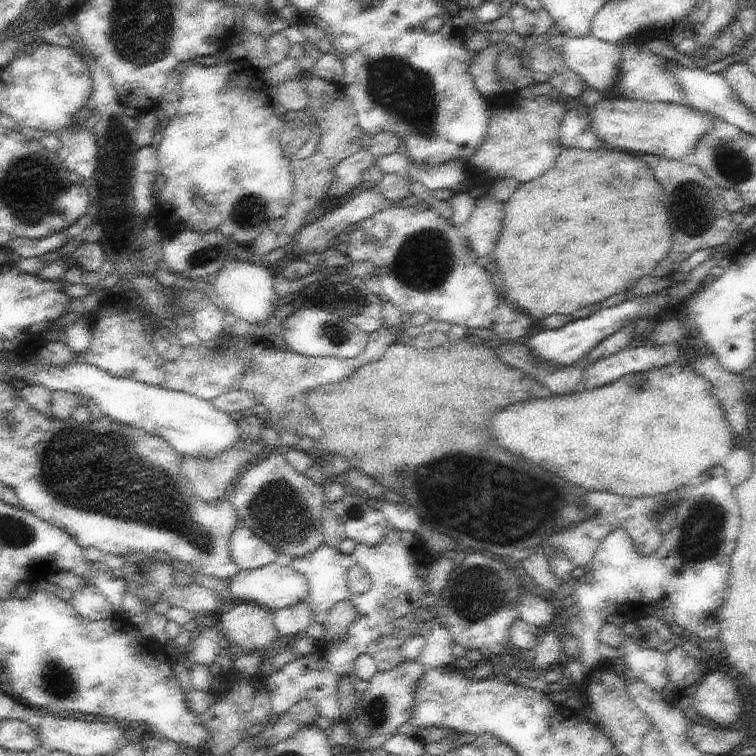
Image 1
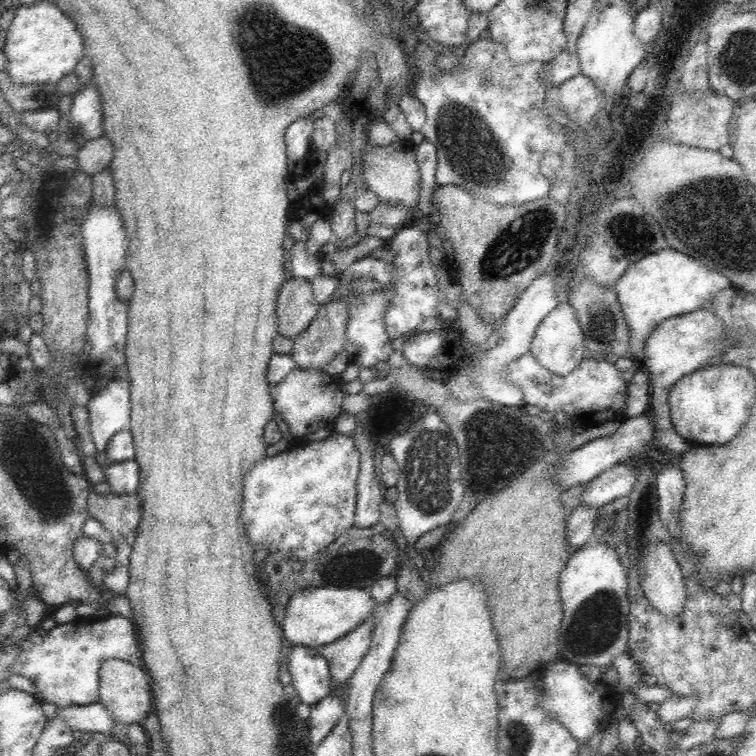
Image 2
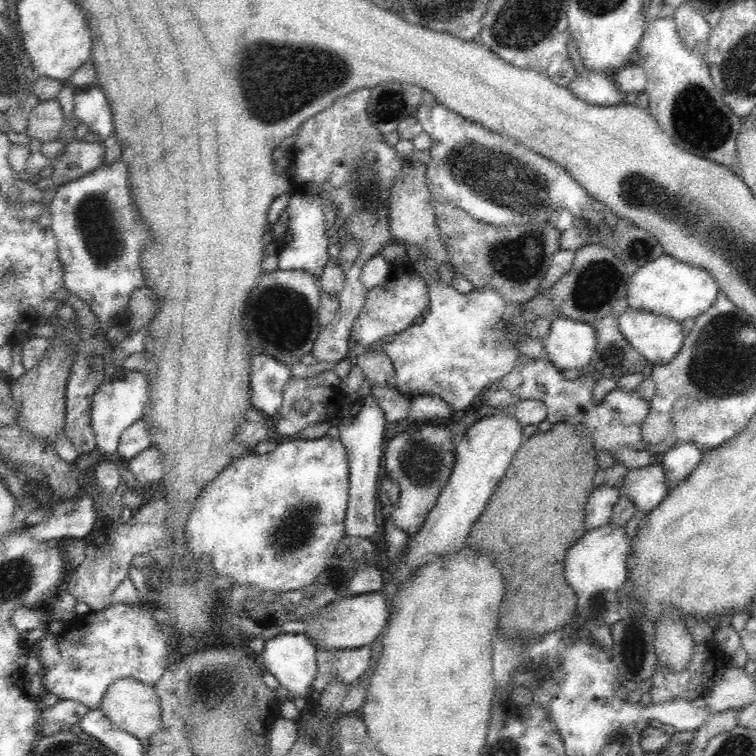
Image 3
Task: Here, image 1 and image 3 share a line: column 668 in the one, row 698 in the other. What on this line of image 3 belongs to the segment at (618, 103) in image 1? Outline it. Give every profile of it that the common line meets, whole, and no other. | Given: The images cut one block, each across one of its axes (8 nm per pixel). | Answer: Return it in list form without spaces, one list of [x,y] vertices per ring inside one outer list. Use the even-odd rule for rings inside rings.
[[[131,676],[118,678],[109,684],[99,709],[112,724],[139,739],[149,739],[160,728],[161,710],[155,688]]]

